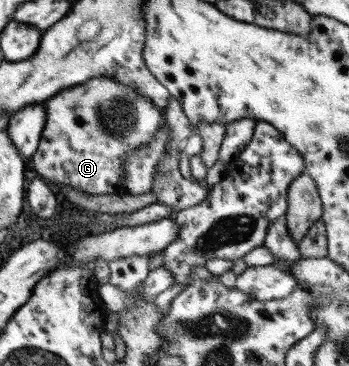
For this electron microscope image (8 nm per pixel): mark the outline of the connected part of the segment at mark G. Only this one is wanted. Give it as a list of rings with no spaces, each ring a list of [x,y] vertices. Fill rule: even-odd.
[[[99,76],[87,82],[59,91],[43,102],[46,110],[41,136],[31,157],[36,174],[58,186],[71,186],[85,194],[125,195],[123,163],[126,154],[133,148],[154,137],[155,131],[164,124],[164,109],[157,108],[152,102],[140,97],[131,87],[124,87],[111,78]]]

